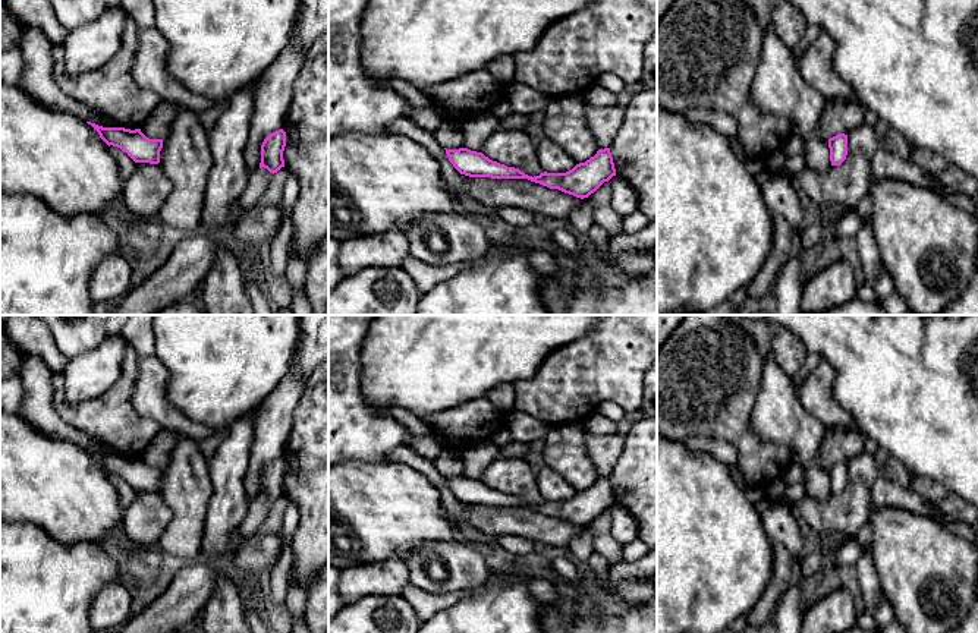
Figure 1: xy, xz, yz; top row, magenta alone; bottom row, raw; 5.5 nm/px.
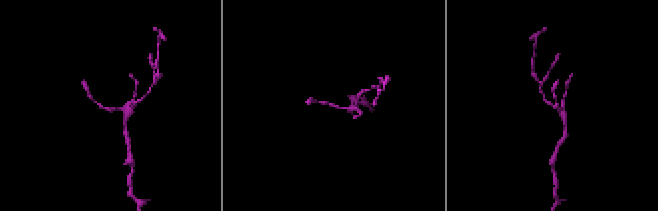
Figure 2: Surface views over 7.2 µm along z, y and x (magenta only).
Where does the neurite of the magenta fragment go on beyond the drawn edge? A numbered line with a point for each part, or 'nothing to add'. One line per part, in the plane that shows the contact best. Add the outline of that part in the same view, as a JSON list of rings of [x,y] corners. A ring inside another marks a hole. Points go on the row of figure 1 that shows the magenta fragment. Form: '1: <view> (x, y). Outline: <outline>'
nothing to add

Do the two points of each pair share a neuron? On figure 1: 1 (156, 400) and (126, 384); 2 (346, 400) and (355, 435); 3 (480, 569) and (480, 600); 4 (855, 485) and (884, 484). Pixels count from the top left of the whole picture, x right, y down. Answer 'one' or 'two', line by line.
1: two
2: one
3: two
4: two

